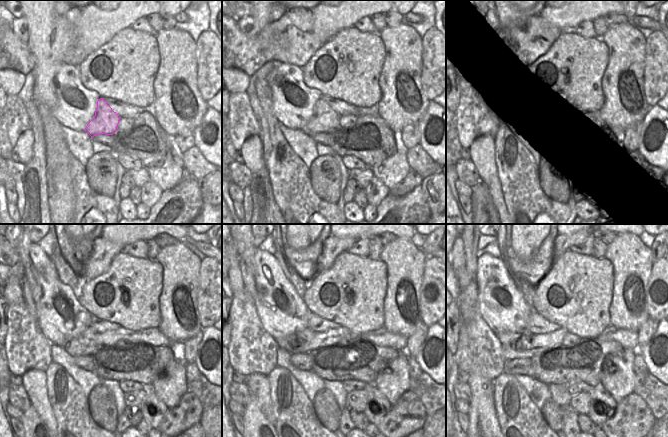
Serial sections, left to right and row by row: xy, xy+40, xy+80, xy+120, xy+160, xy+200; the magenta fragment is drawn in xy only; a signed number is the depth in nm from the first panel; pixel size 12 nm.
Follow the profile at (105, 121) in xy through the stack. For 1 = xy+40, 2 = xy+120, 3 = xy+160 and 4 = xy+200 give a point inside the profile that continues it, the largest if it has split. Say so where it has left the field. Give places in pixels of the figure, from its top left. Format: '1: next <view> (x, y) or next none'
1: next xy+40 (325, 119)
2: next xy+120 (89, 337)
3: next xy+160 (307, 334)
4: next xy+200 (506, 338)

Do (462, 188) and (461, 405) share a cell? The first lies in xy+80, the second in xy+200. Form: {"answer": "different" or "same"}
{"answer": "same"}

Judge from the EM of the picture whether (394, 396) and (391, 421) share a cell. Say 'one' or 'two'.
two

